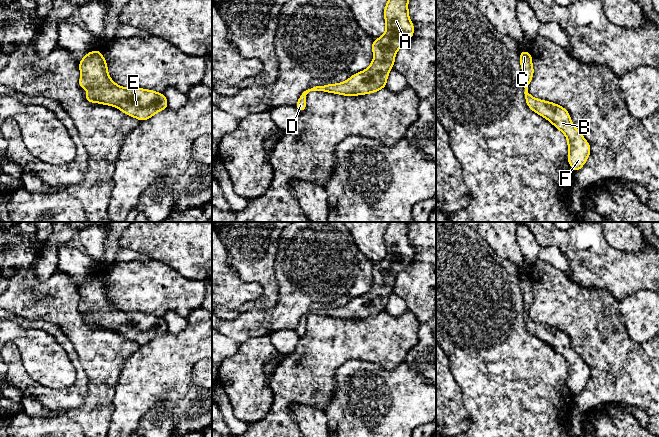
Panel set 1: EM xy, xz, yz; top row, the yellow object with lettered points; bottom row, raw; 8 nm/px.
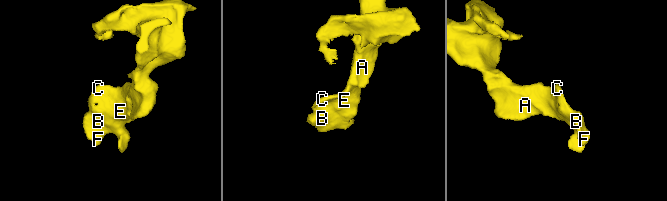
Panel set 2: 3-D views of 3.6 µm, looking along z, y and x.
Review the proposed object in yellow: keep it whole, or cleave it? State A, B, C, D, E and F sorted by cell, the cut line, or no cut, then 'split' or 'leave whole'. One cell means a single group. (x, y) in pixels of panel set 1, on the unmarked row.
groups A B C D E F; cut none; leave whole

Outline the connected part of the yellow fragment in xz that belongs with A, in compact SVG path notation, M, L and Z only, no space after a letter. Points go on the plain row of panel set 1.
M389 222L385 234L386 255L379 263L373 264L374 283L370 290L352 299L347 305L338 308L316 310L304 315L296 328L299 336L306 332L306 319L310 315L337 317L345 320L374 317L387 311L389 295L393 292L395 278L414 257L414 249L408 237L409 222Z

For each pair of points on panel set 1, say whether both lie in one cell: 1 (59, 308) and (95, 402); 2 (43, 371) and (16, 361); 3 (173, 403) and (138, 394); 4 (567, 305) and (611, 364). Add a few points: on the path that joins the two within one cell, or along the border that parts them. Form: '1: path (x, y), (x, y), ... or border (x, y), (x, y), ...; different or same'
1: path (77, 331), (96, 350), (96, 379); same
2: border (12, 342), (17, 347), (26, 373), (36, 382); different
3: path (164, 394), (147, 394); same
4: path (582, 320), (601, 339), (607, 349); same

